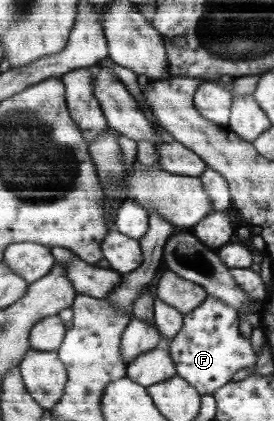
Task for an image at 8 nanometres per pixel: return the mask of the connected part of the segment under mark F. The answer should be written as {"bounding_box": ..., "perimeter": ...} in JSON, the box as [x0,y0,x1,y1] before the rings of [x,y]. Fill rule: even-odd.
{"bounding_box":[168,295,257,394],"perimeter":[[[207,295],[208,299],[204,301],[199,308],[193,309],[193,312],[183,315],[184,325],[170,341],[168,352],[175,364],[176,374],[185,378],[201,394],[212,394],[216,389],[223,388],[225,384],[231,383],[232,376],[239,369],[246,367],[255,367],[257,354],[251,347],[250,339],[245,339],[239,331],[240,320],[238,311],[231,306],[225,305],[223,301],[217,300],[212,295]]]}

